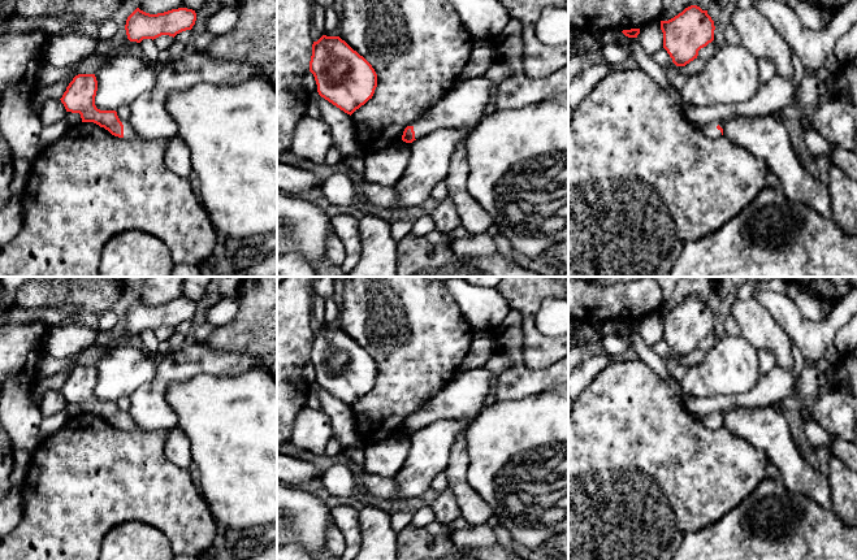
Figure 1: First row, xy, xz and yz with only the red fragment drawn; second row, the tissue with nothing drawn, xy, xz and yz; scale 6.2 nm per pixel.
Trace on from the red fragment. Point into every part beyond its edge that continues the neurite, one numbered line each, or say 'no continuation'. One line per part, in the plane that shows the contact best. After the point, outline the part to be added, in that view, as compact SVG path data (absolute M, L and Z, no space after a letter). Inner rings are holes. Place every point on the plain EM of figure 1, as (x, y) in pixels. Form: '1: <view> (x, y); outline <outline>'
1: xy (129, 424); outline M126 412L124 416L124 429L125 430L139 430L138 424L133 420L133 417Z

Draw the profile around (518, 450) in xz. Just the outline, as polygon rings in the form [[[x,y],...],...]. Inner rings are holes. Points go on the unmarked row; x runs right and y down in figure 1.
[[[559,385],[518,400],[486,405],[466,427],[468,483],[492,507],[511,538],[531,550],[568,530],[568,385]]]

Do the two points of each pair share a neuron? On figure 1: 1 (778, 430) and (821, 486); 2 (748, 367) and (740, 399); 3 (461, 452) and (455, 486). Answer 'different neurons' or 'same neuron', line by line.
1: same neuron
2: different neurons
3: same neuron

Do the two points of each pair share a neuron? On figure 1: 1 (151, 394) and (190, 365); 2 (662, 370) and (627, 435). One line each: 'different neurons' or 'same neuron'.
1: same neuron
2: different neurons

